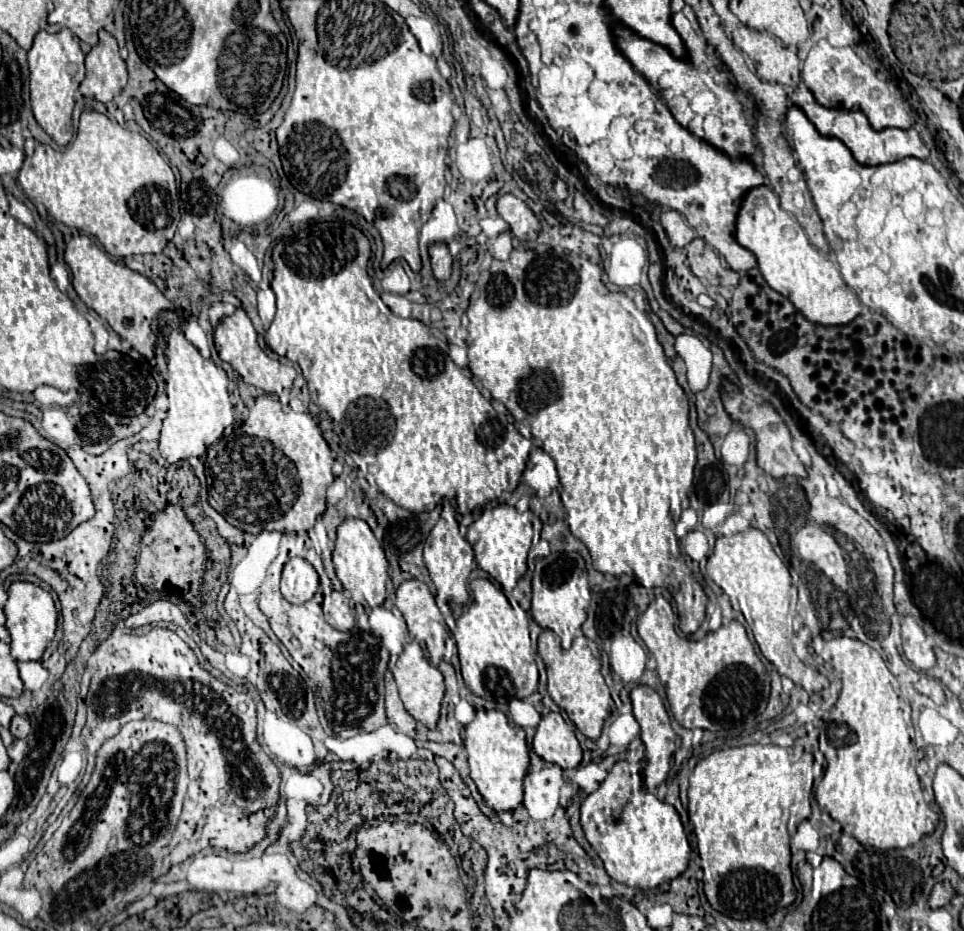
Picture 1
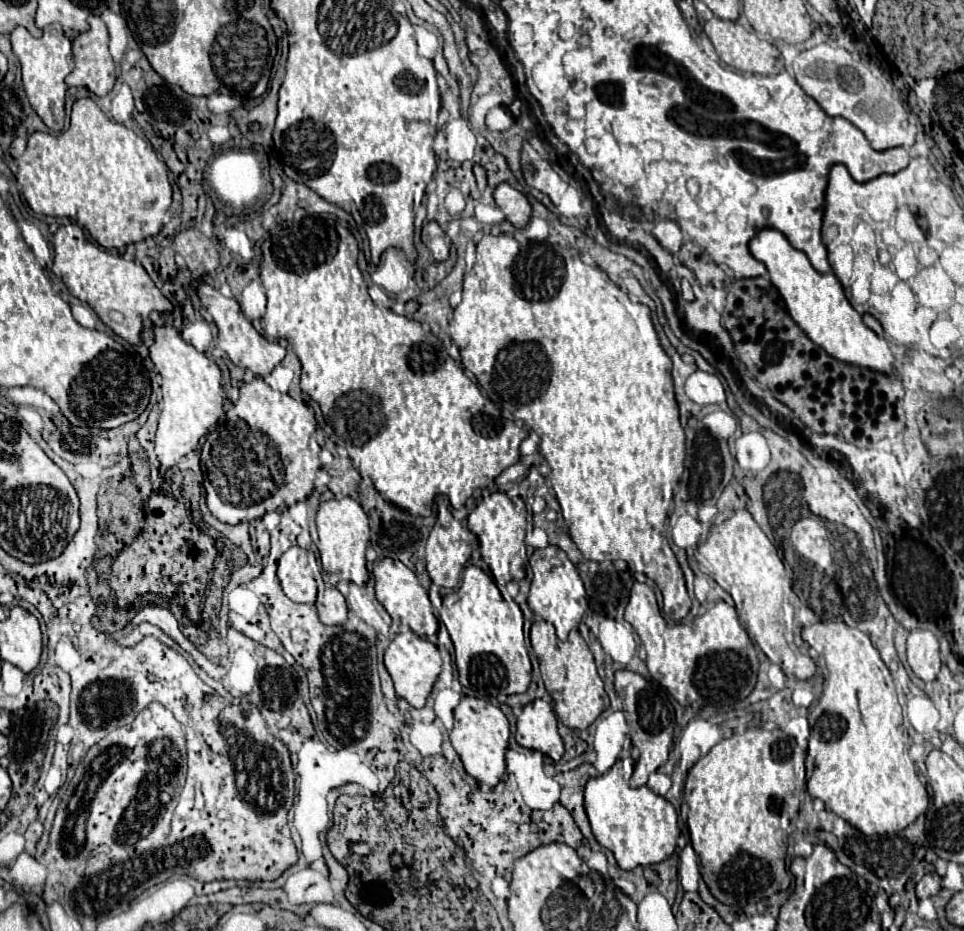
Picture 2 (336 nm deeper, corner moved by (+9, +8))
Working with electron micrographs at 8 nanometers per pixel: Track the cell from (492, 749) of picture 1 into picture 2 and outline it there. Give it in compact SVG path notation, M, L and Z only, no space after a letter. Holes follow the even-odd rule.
M461 697L455 709L455 725L449 737L453 749L463 761L465 771L479 783L489 785L493 789L507 775L505 751L509 743L509 721L499 707L475 697Z

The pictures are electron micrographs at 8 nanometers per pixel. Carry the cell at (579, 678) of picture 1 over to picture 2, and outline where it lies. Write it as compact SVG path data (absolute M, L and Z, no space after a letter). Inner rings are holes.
M547 621L533 623L530 642L541 665L543 683L555 701L557 719L561 719L563 725L569 729L587 729L601 715L601 711L609 707L609 697L603 689L601 677L597 675L595 661L587 643L583 641L577 629L569 633L567 641L559 641L555 635L555 627Z

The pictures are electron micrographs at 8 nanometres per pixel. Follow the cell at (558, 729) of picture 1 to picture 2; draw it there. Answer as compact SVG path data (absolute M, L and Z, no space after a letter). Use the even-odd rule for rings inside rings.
M537 699L523 707L523 713L517 717L515 739L521 747L541 751L553 761L559 761L565 753L553 707L543 699Z

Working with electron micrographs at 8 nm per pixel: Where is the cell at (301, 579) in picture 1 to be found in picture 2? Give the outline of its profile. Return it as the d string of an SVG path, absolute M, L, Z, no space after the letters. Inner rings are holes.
M301 547L287 549L279 559L277 577L283 593L297 603L309 603L309 597L317 597L319 565L315 555Z

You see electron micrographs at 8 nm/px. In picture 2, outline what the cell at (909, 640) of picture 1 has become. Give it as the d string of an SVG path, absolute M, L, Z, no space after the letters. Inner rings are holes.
M913 629L907 639L907 661L919 679L933 681L941 667L937 637L927 629Z

